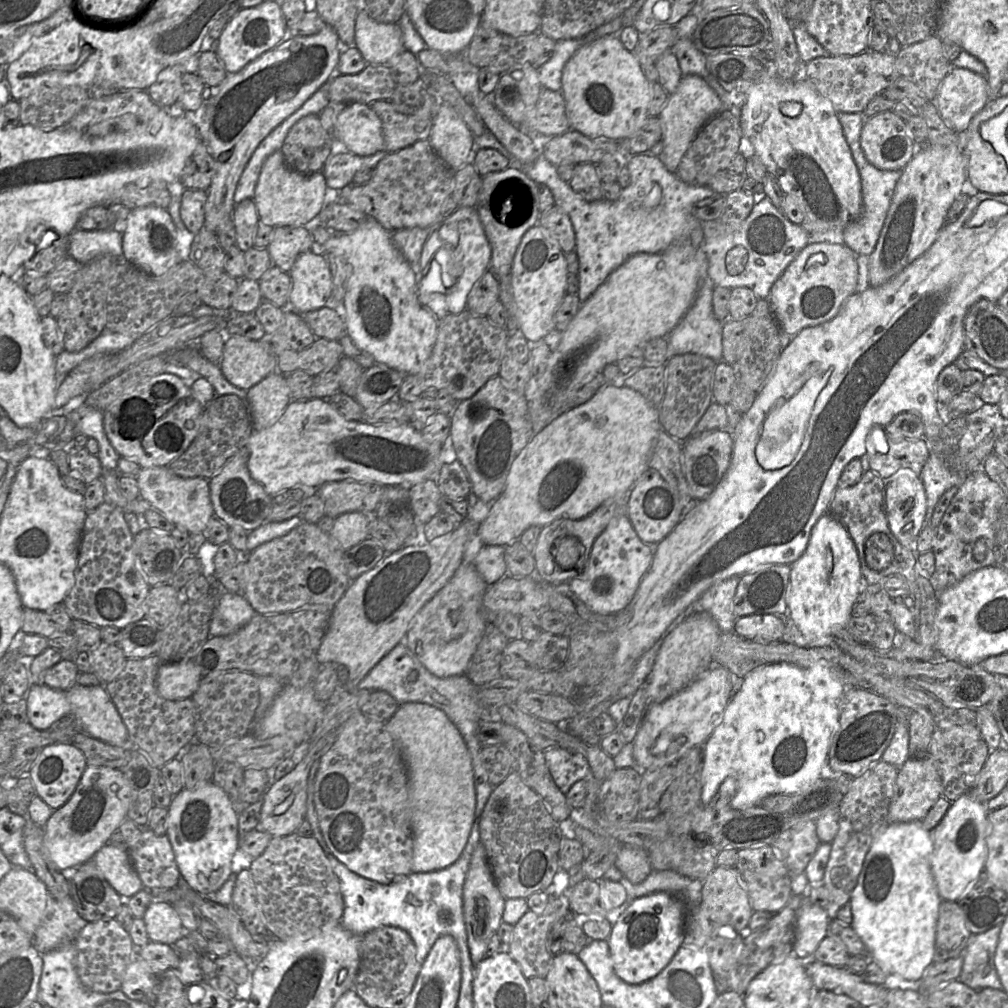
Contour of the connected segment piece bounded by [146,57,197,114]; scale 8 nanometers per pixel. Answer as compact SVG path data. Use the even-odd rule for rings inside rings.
M191 57L184 63L167 67L159 72L154 83L146 90L151 100L163 108L167 108L170 114L184 114L184 110L178 103L181 95L181 78L184 73L197 73L197 57Z

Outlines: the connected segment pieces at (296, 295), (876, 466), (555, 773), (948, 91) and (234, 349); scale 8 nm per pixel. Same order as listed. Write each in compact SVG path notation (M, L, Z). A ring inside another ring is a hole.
M303 252L289 272L289 306L300 314L318 310L331 303L332 275L324 254Z
M884 426L871 428L865 439L866 455L868 456L868 470L872 470L882 479L888 479L900 470L910 470L920 476L923 466L929 457L929 445L924 438L918 440L903 440L895 442L885 431ZM879 428L883 431L888 445L887 453L876 450L871 431Z
M551 747L544 751L544 756L554 783L565 795L574 783L591 774L588 760L580 753Z
M952 66L938 88L934 103L944 121L958 134L964 134L973 118L988 103L988 80L971 70Z
M226 336L220 369L232 385L248 390L277 371L277 356L263 340Z

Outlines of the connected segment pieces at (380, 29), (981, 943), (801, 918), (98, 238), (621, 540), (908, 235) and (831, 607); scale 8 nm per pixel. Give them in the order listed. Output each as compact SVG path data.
M364 9L358 11L354 29L353 46L369 65L385 65L403 49L398 23L376 22Z
M998 924L983 933L970 934L962 954L963 965L959 981L974 990L1004 990L994 963L1000 930L1001 924Z
M814 904L807 909L801 909L800 905L796 912L796 939L792 952L797 958L811 958L821 941L829 934L831 919L826 909Z
M75 229L68 237L68 256L86 264L101 255L122 257L122 232Z
M626 513L617 515L595 539L583 572L571 579L568 584L578 598L593 612L618 613L632 601L650 568L653 557L654 552L639 538L628 515Z
M926 145L915 152L901 171L879 240L869 256L871 287L887 283L931 248L966 179L966 157L960 145Z
M829 512L813 526L804 553L791 564L787 608L806 639L819 639L846 629L853 604L863 588L856 546L846 527Z

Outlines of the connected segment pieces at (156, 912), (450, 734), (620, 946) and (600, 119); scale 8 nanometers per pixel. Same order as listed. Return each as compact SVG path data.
M152 901L142 918L150 941L173 945L186 936L180 916L167 902Z
M427 703L400 704L385 725L398 745L407 769L409 819L413 837L412 873L433 872L447 868L461 855L474 821L476 802L474 776L471 757L464 739L445 712Z
M666 892L635 899L612 925L607 939L615 974L624 982L638 985L657 976L684 943L685 904Z
M607 35L581 47L565 64L562 72L561 93L565 100L570 129L589 138L623 140L635 135L649 117L651 83L644 76L633 52L628 51L618 35Z

